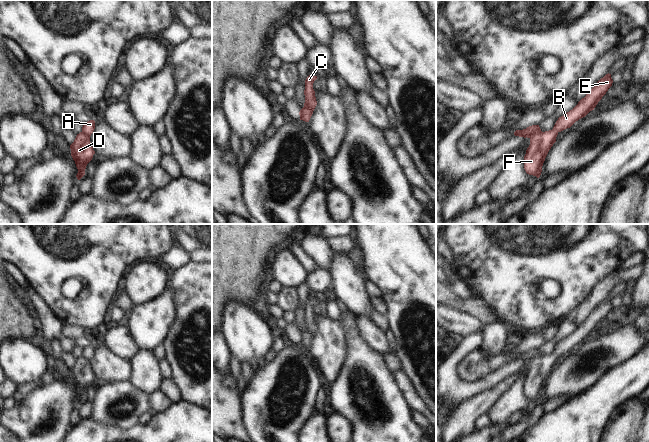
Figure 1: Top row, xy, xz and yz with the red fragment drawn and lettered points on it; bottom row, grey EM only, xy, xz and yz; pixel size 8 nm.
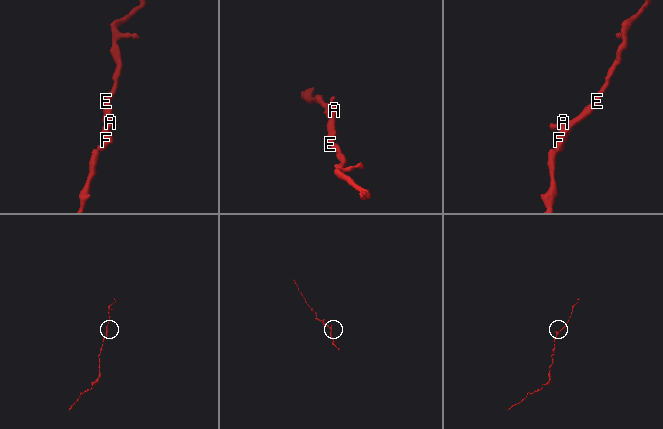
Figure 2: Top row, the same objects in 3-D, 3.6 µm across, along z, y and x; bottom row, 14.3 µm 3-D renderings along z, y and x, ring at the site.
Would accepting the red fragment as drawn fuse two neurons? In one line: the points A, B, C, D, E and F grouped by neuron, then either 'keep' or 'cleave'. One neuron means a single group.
A B C D E F | keep

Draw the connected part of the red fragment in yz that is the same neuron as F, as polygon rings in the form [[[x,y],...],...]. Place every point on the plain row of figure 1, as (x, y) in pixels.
[[[606,298],[572,334],[558,342],[552,354],[542,356],[539,349],[532,349],[514,356],[515,360],[530,363],[530,369],[524,380],[524,393],[527,398],[540,401],[545,382],[556,366],[558,357],[570,352],[576,345],[594,334],[612,307],[611,298]]]

